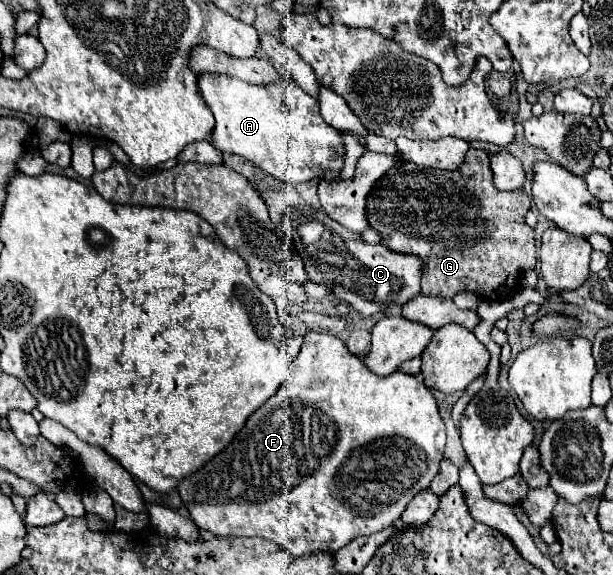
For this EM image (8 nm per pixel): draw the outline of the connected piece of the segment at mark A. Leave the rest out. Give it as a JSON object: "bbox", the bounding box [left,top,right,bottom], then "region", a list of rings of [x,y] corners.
{"bbox":[197,73,345,183],"region":[[[209,73],[197,75],[197,87],[201,97],[205,99],[207,107],[215,115],[215,127],[211,131],[211,143],[221,153],[235,153],[251,161],[255,167],[263,169],[265,173],[285,181],[285,183],[305,183],[315,177],[321,177],[325,171],[341,171],[343,169],[343,157],[345,157],[345,145],[343,145],[343,133],[329,127],[323,117],[319,115],[317,99],[309,93],[303,93],[303,89],[297,85],[295,79],[279,79],[273,85],[251,85],[245,81],[239,81],[237,77],[229,75],[217,75],[213,77]]]}

